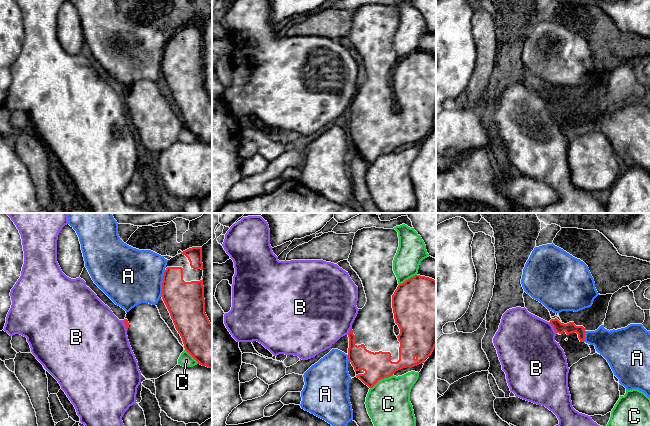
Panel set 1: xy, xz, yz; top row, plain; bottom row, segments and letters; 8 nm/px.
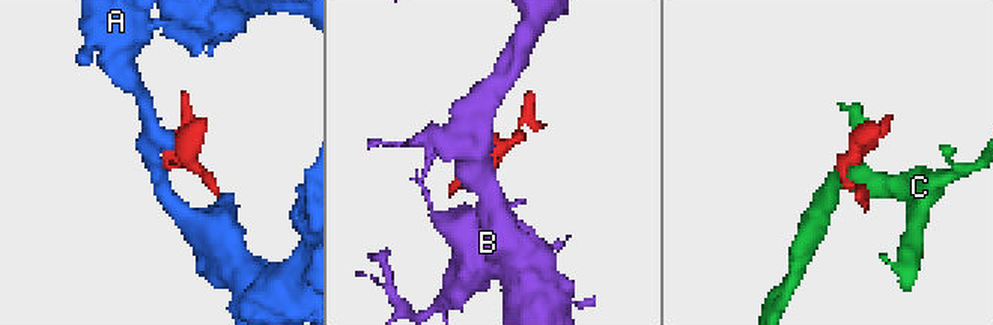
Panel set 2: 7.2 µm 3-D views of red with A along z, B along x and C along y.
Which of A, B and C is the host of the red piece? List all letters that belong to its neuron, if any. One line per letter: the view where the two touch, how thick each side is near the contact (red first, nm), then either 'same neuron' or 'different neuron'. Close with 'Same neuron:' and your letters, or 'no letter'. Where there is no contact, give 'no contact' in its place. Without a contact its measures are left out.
A: xy | 300/440 nm | different neuron
B: yz | 90/460 nm | different neuron
C: xz | 220/360 nm | different neuron
Same neuron: no letter

